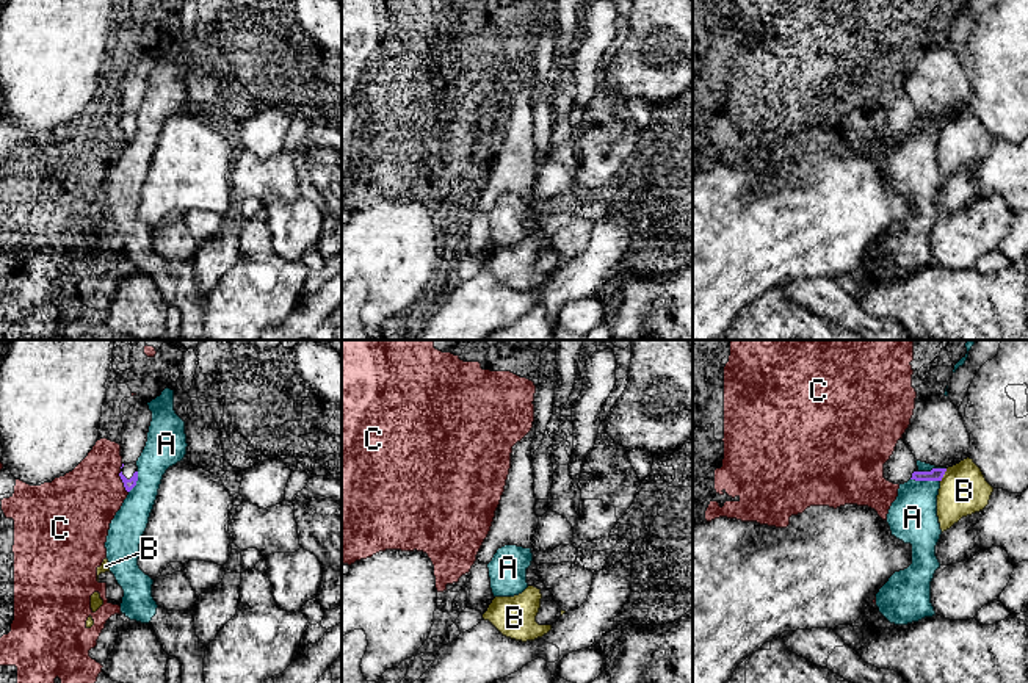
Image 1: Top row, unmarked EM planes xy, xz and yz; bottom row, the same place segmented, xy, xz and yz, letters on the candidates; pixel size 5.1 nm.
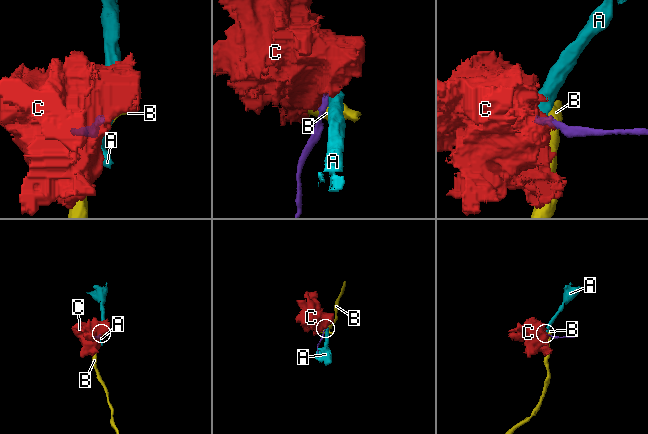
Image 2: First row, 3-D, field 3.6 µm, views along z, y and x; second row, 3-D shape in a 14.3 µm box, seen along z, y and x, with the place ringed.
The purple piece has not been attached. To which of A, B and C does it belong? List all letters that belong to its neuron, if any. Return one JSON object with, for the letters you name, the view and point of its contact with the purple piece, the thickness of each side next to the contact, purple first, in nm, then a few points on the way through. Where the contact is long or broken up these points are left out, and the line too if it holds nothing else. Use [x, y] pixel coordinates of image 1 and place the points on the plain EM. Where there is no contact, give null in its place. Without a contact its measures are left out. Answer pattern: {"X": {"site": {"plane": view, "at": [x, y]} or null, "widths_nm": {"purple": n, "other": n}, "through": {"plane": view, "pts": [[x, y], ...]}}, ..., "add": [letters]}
{"add": []}

